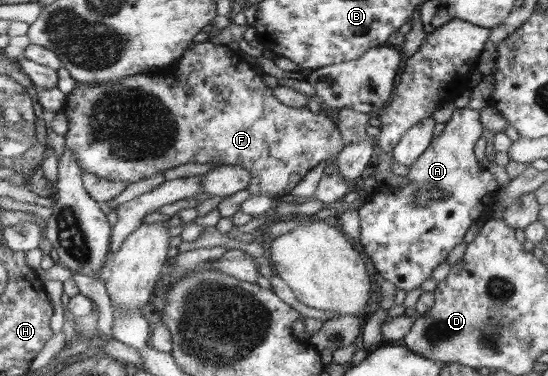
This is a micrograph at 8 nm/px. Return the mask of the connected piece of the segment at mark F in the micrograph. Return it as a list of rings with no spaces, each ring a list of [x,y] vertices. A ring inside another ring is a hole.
[[[209,40],[192,45],[191,49],[187,49],[183,54],[179,63],[169,67],[167,71],[131,74],[123,79],[119,79],[115,83],[109,82],[99,85],[77,83],[75,90],[71,94],[66,95],[64,112],[69,120],[68,132],[64,135],[66,145],[75,153],[82,171],[91,172],[101,179],[109,181],[119,180],[125,183],[135,183],[136,181],[153,177],[157,173],[164,173],[167,169],[174,168],[183,163],[209,164],[214,166],[214,168],[241,166],[251,174],[251,179],[246,187],[250,195],[279,195],[281,197],[282,194],[289,194],[289,191],[313,167],[317,167],[321,161],[329,159],[331,155],[339,156],[339,153],[342,153],[342,149],[346,146],[335,122],[329,116],[325,117],[323,111],[314,113],[308,107],[288,106],[286,103],[280,102],[278,98],[273,97],[273,91],[263,81],[263,77],[257,75],[257,71],[247,63],[247,57],[244,54],[232,50],[227,45],[213,44]]]

